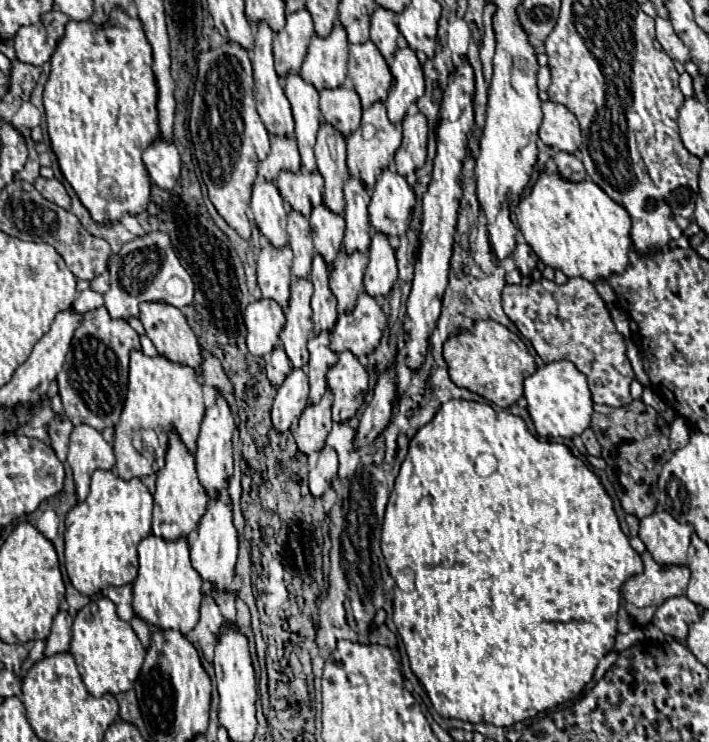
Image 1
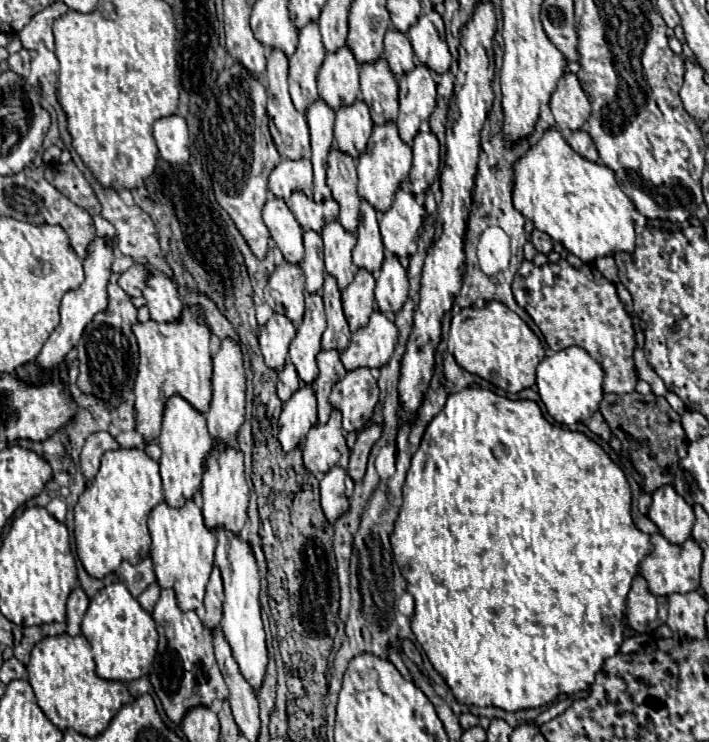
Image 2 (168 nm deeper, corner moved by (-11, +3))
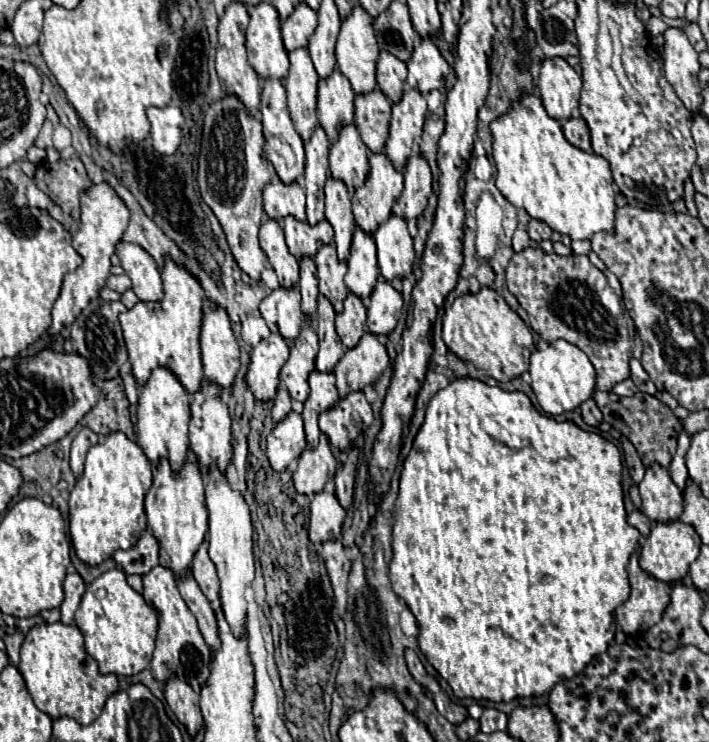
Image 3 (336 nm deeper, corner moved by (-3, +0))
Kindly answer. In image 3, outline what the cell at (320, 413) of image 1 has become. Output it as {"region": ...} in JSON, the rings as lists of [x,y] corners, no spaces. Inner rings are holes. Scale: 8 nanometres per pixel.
{"region":[[[321,435],[319,445],[315,449],[305,449],[299,457],[297,471],[293,473],[297,493],[309,497],[323,491],[327,481],[333,479],[335,469],[337,469],[337,461],[331,453],[329,441],[325,435]]]}

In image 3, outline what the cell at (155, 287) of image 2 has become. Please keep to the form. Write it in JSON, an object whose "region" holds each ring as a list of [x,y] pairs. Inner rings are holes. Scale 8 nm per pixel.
{"region":[[[119,241],[117,255],[127,277],[133,281],[133,291],[141,301],[159,301],[163,297],[163,281],[155,259],[135,243]]]}

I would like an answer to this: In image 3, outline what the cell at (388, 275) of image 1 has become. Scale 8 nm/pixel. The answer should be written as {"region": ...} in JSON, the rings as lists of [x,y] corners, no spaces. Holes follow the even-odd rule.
{"region":[[[379,279],[367,307],[367,329],[375,335],[389,335],[403,309],[401,293],[397,293],[385,279]]]}

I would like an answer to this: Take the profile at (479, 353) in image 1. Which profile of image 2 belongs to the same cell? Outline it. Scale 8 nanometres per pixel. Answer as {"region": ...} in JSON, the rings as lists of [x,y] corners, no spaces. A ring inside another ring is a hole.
{"region":[[[487,302],[485,308],[463,308],[453,316],[449,350],[467,372],[491,382],[493,386],[517,394],[535,384],[535,368],[545,358],[545,348],[533,330],[505,304]]]}

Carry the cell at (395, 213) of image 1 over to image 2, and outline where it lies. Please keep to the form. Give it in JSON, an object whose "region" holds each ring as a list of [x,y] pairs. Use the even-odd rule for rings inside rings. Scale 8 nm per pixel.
{"region":[[[403,188],[397,190],[391,208],[379,216],[385,250],[395,256],[415,254],[423,216],[425,208],[415,200],[415,196]]]}

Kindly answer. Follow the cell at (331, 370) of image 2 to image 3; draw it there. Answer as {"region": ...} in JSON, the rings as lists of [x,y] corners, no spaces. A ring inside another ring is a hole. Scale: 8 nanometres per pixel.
{"region":[[[313,371],[309,375],[309,387],[311,387],[311,393],[305,401],[303,423],[305,423],[307,443],[311,449],[315,449],[315,445],[319,443],[319,435],[321,435],[321,431],[317,427],[317,417],[319,417],[319,413],[323,413],[323,409],[331,409],[331,405],[335,405],[335,401],[339,401],[339,395],[335,389],[333,373]]]}

